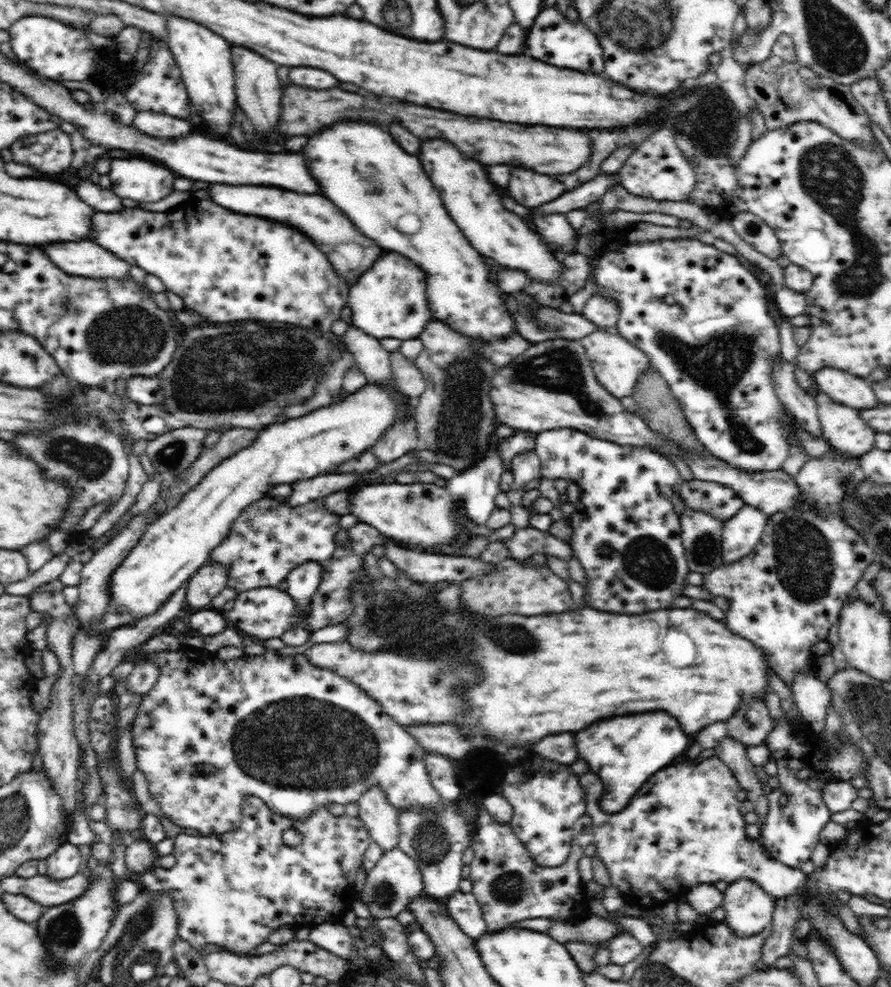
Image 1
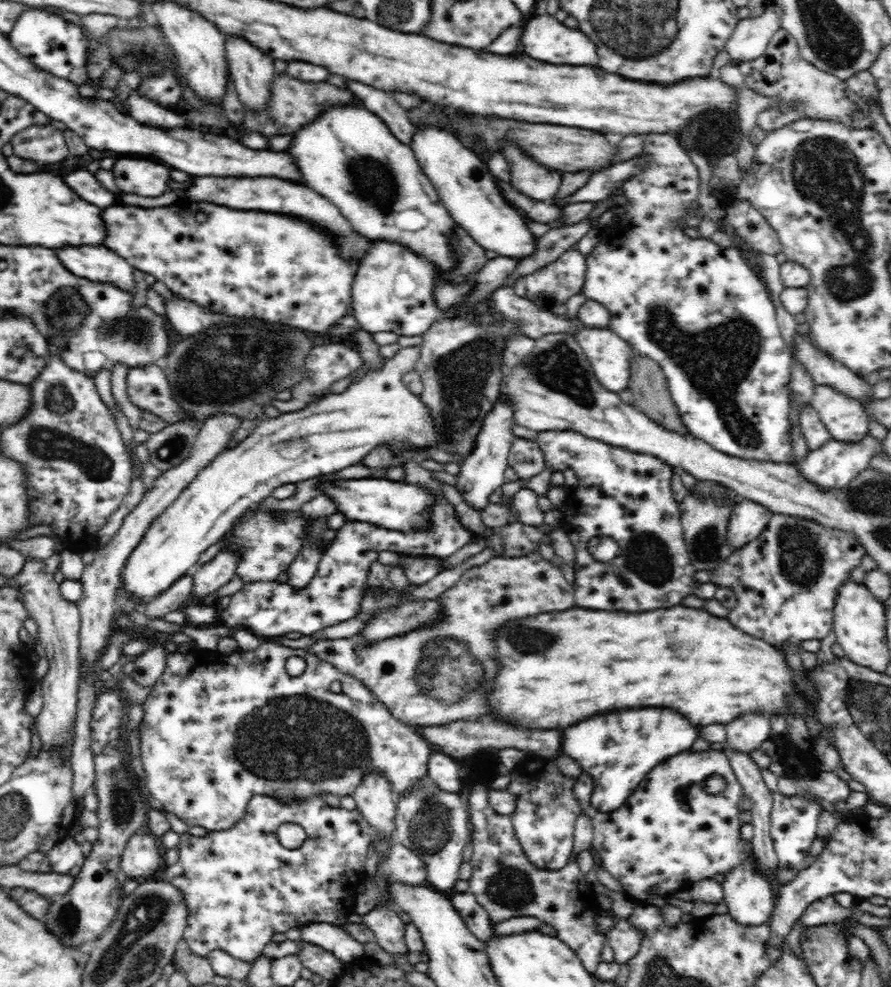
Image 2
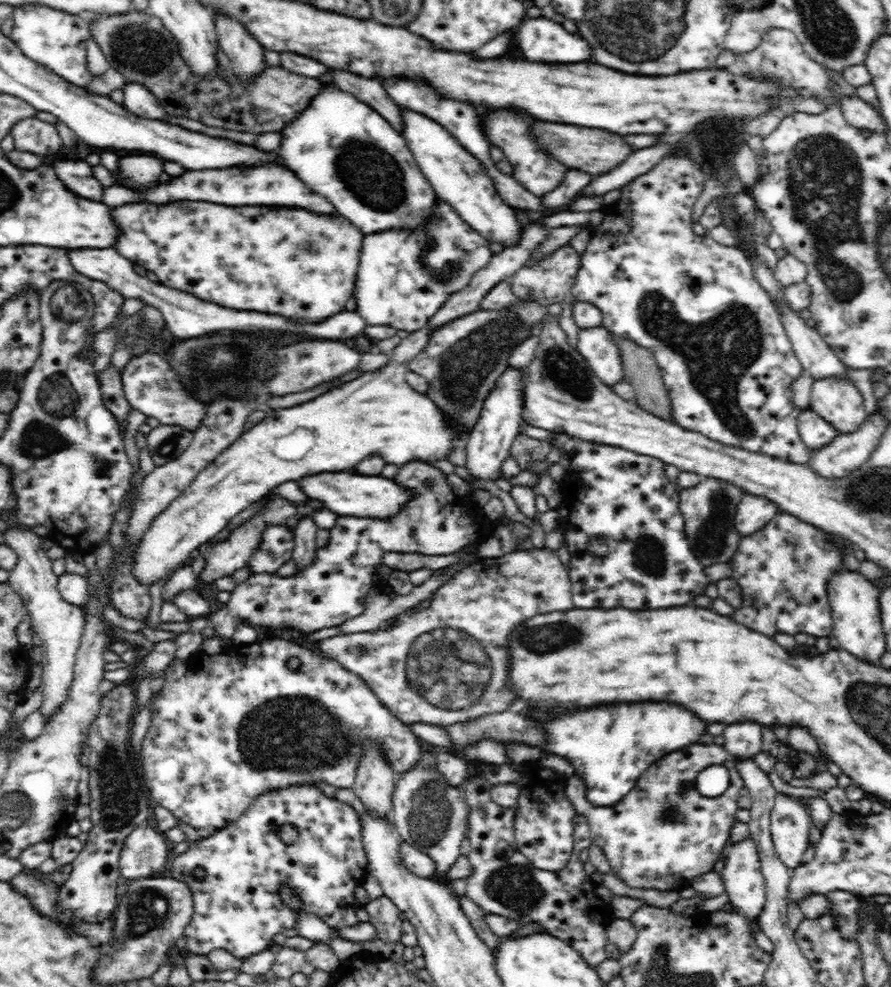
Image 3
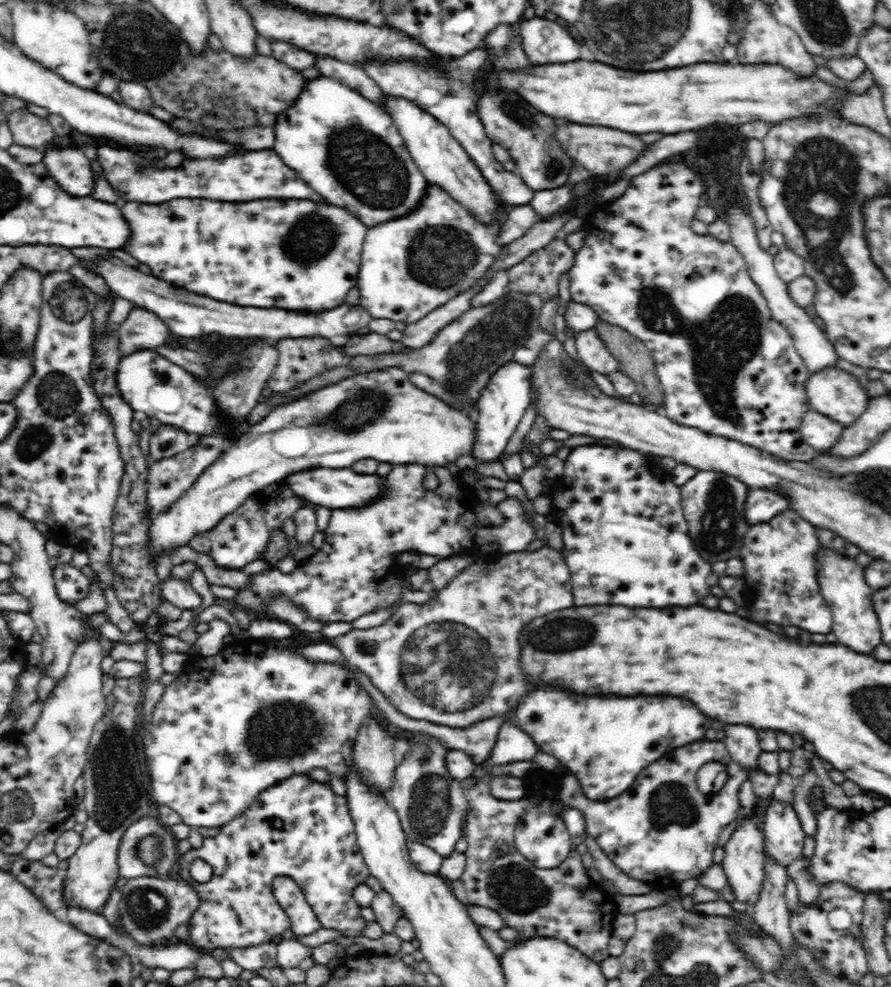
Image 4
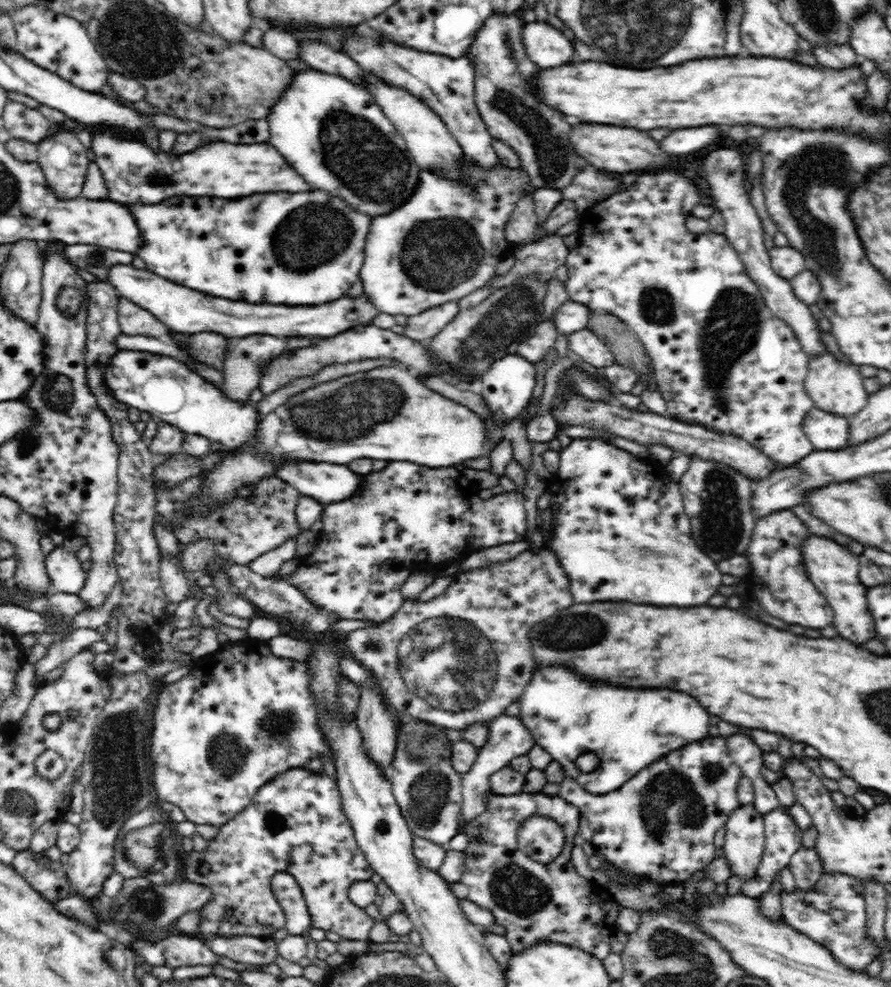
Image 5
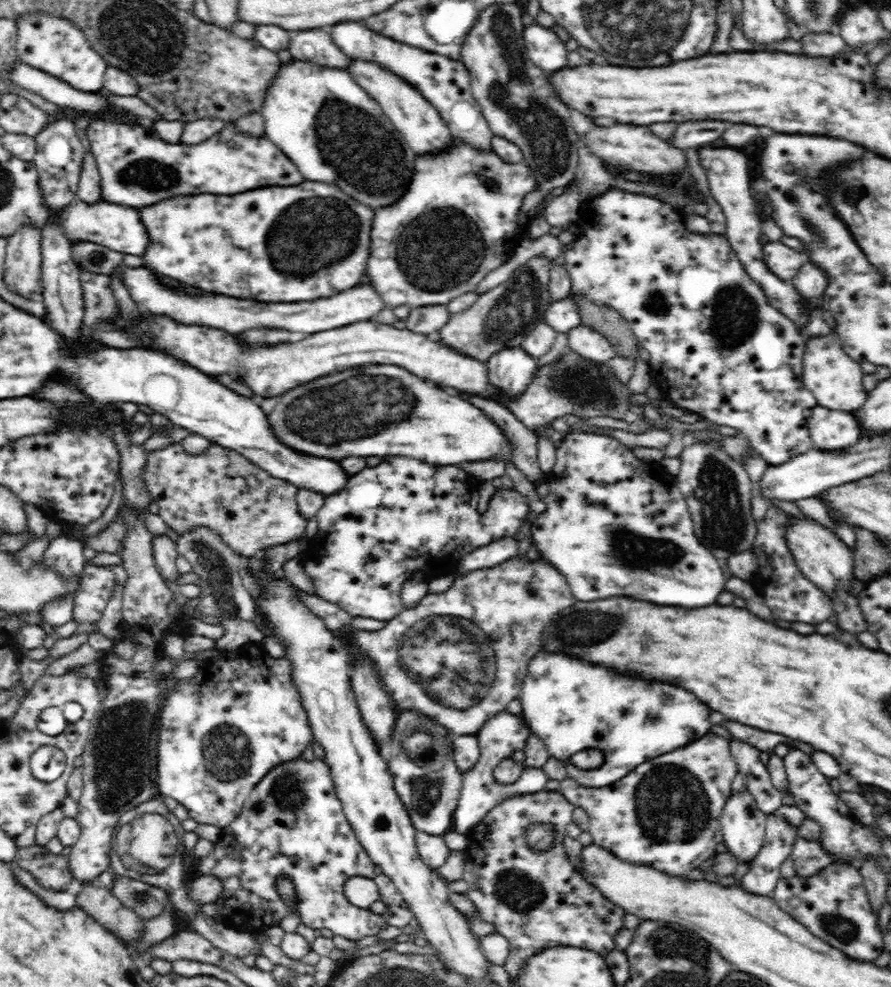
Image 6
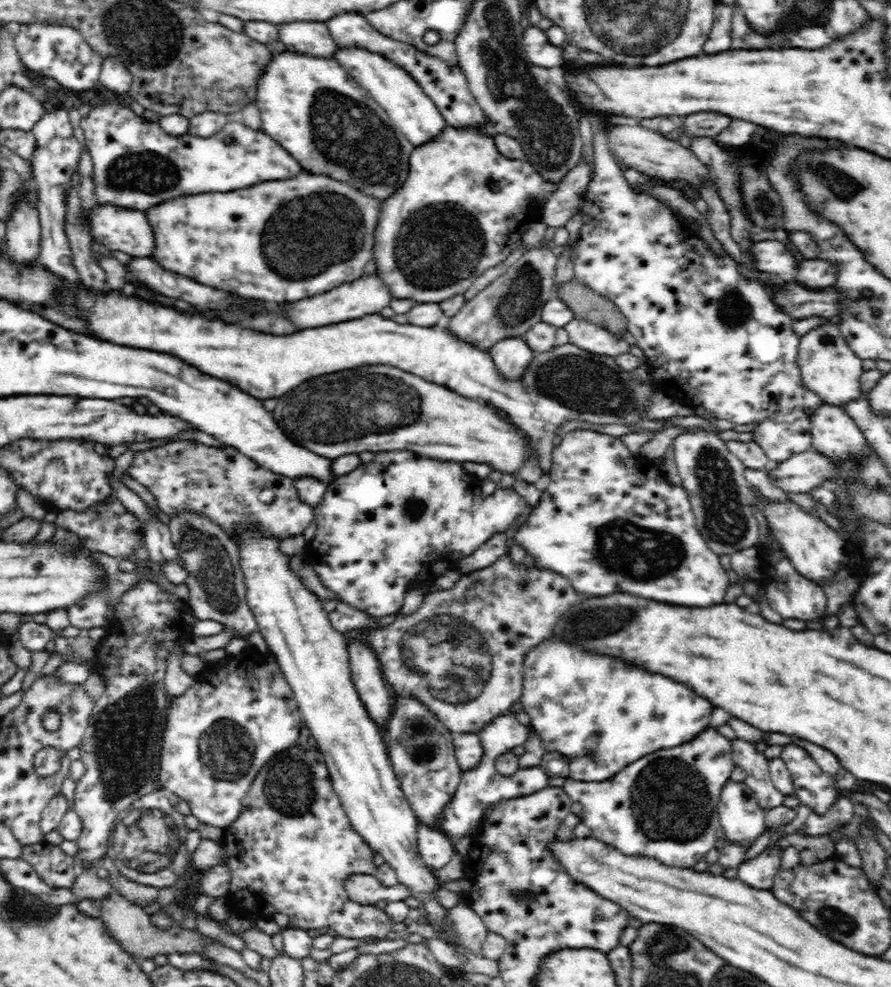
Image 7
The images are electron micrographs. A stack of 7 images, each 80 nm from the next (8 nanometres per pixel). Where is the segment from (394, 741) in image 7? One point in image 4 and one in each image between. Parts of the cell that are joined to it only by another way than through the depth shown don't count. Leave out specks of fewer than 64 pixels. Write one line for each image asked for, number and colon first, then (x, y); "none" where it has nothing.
4: (431, 805)
5: (428, 790)
6: (425, 776)

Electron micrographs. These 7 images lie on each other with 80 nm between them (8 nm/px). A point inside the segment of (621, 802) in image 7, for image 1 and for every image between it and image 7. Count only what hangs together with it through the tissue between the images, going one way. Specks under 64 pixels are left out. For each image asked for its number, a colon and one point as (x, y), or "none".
1: (683, 828)
2: (670, 833)
3: (662, 834)
4: (662, 830)
5: (661, 824)
6: (664, 813)

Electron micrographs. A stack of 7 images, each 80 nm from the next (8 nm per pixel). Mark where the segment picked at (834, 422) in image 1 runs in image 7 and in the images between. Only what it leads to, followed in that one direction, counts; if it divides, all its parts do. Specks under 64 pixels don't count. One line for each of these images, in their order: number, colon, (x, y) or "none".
2: (844, 417)
3: (838, 401)
4: (834, 393)
5: (836, 387)
6: (836, 381)
7: (829, 368)

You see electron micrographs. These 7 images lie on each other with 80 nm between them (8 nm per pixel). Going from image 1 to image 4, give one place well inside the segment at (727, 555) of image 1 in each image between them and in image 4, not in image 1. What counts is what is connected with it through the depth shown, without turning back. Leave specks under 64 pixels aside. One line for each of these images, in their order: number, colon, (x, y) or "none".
2: (748, 519)
3: (753, 513)
4: (761, 505)

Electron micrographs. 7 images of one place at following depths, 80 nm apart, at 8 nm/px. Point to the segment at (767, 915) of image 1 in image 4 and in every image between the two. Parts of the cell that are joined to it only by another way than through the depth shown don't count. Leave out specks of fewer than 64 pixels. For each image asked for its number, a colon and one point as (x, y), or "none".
2: (748, 895)
3: (744, 884)
4: (743, 863)

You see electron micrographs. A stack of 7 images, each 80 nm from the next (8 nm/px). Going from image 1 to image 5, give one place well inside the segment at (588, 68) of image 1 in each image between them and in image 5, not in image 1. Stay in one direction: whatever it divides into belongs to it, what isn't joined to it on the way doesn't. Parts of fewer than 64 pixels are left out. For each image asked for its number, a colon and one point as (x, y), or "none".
2: (545, 39)
3: (541, 40)
4: (544, 42)
5: (548, 47)

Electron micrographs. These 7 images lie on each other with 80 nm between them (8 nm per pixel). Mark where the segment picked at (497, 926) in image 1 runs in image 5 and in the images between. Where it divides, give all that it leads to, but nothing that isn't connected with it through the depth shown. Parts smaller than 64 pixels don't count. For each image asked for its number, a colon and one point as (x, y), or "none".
2: (504, 881)
3: (502, 882)
4: (564, 903)
5: (535, 902)

